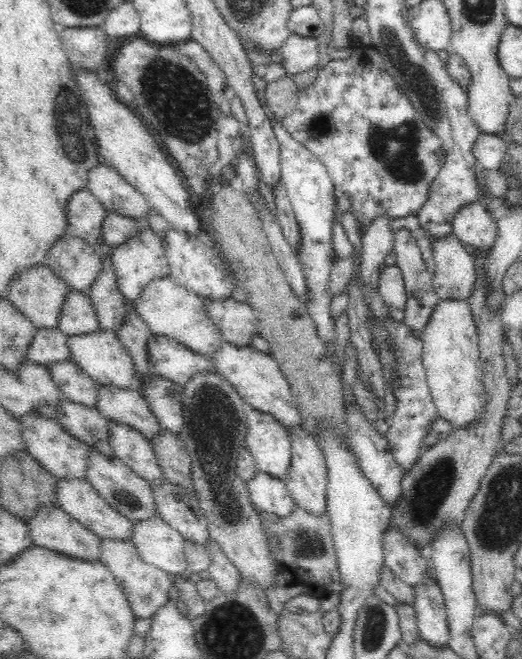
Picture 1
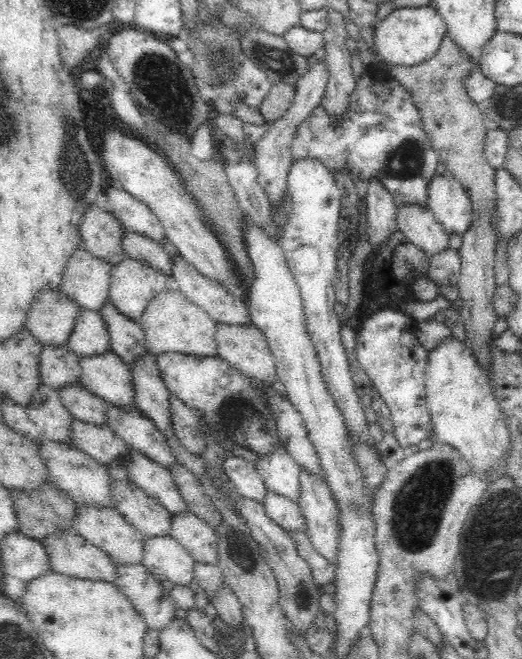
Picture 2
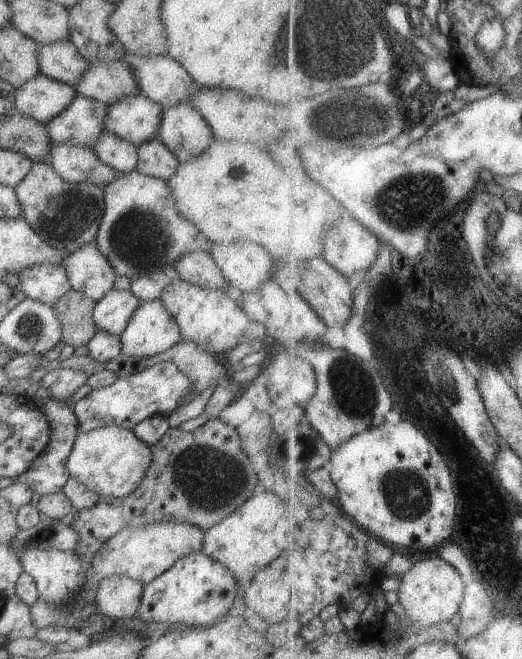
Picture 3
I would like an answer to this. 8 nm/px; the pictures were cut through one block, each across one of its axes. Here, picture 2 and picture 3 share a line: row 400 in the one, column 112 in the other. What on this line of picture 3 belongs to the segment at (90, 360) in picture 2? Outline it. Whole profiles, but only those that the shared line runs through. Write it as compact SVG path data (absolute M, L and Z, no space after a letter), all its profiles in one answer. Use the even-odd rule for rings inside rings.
M139 92L123 97L116 103L111 103L107 106L104 118L104 130L107 130L107 132L135 146L153 137L157 137L156 134L160 123L162 106L149 100L143 93Z

